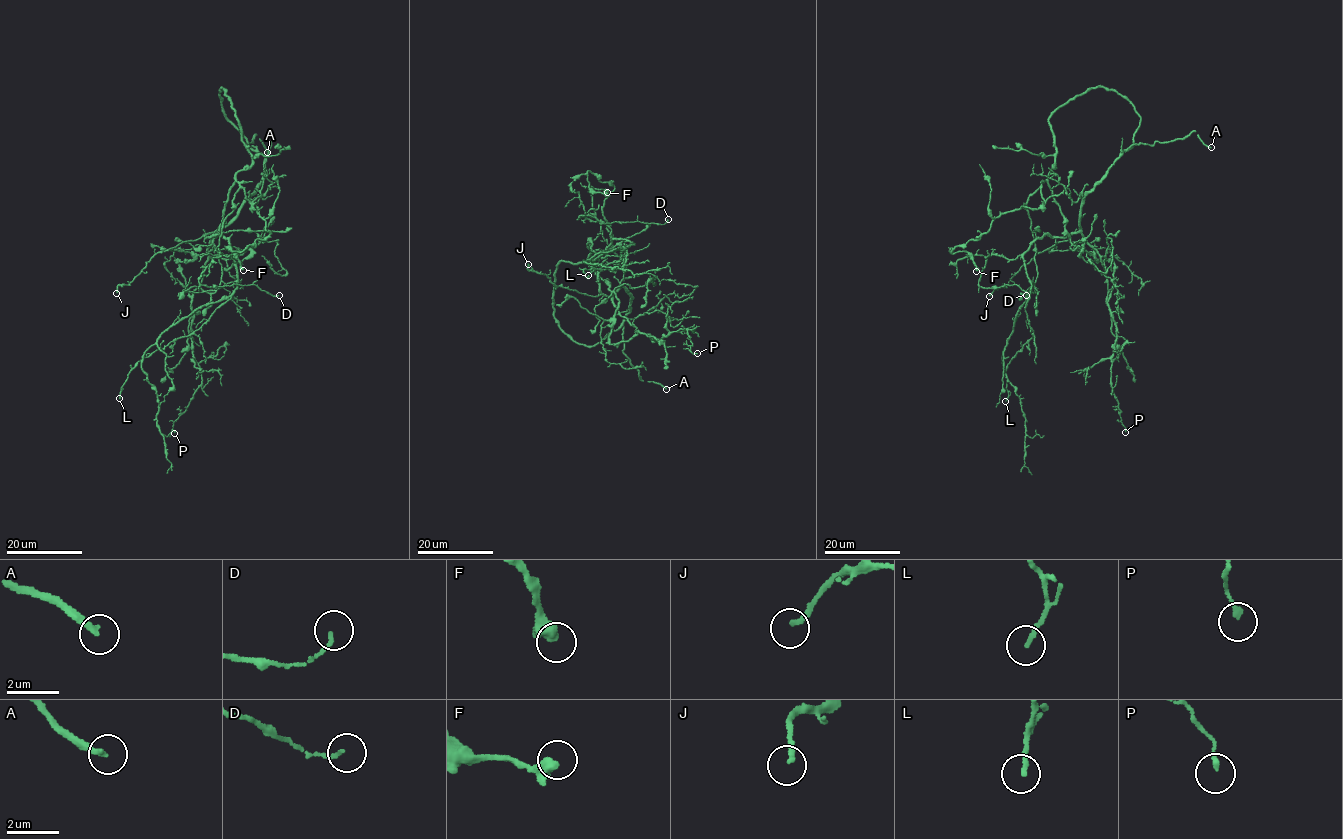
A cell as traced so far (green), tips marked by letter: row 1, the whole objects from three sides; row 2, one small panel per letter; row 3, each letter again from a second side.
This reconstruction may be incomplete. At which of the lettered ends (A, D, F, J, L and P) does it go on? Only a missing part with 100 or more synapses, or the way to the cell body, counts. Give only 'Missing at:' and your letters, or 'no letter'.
Missing at: A

